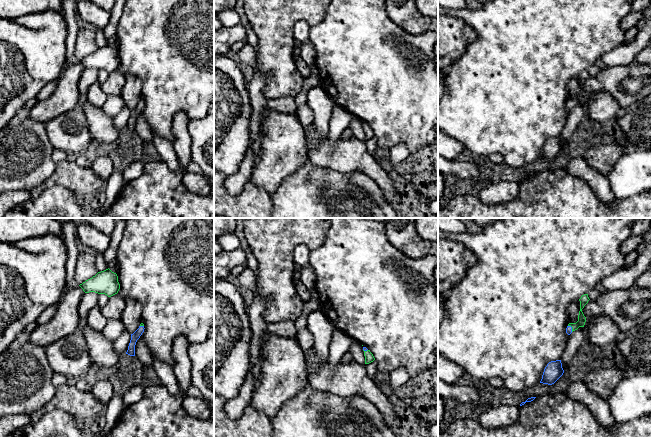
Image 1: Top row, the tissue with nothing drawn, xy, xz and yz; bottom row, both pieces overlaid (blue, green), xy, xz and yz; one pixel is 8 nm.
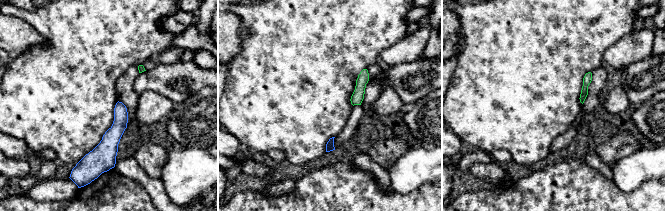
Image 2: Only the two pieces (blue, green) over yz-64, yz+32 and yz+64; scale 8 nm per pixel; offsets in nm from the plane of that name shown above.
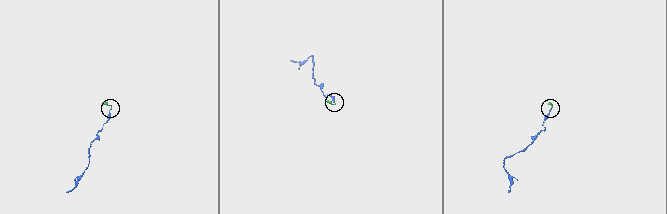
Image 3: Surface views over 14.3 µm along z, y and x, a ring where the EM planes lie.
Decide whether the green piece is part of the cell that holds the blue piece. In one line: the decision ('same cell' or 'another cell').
same cell

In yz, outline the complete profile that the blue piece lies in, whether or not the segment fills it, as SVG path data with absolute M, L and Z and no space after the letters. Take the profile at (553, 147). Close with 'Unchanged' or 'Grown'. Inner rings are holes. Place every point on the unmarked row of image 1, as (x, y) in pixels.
M561 136L551 137L545 143L540 159L552 161L563 151L563 149L564 146Z. Unchanged

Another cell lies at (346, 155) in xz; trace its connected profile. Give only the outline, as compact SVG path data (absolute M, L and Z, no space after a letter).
M313 125L305 128L305 134L308 158L314 165L344 173L362 171L385 194L399 197L389 174L383 170L379 162L367 150L365 140L356 137L340 138L337 142L332 143L329 137L320 138Z

